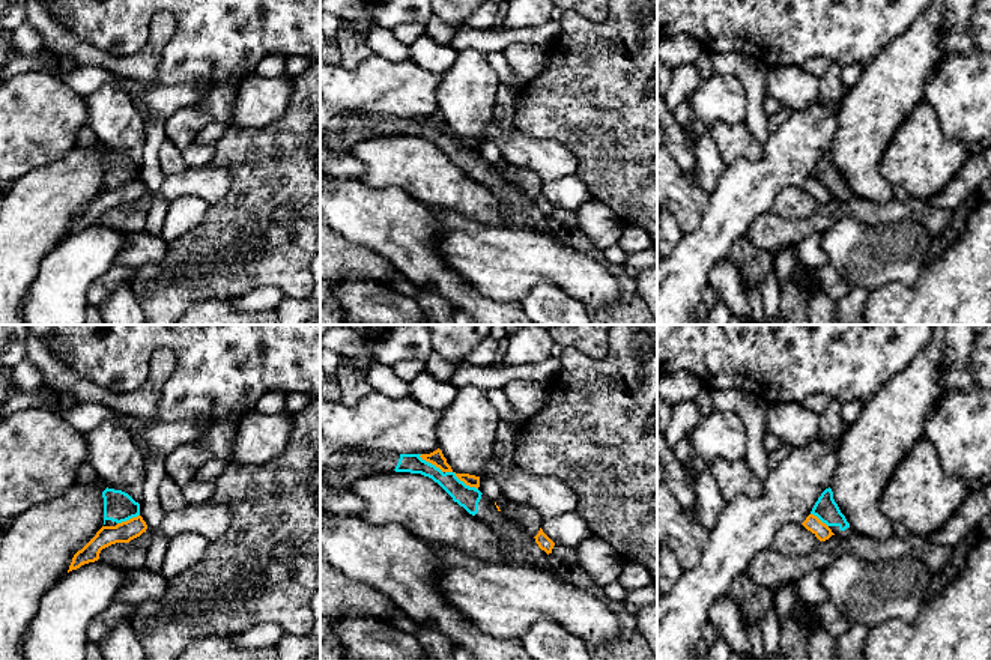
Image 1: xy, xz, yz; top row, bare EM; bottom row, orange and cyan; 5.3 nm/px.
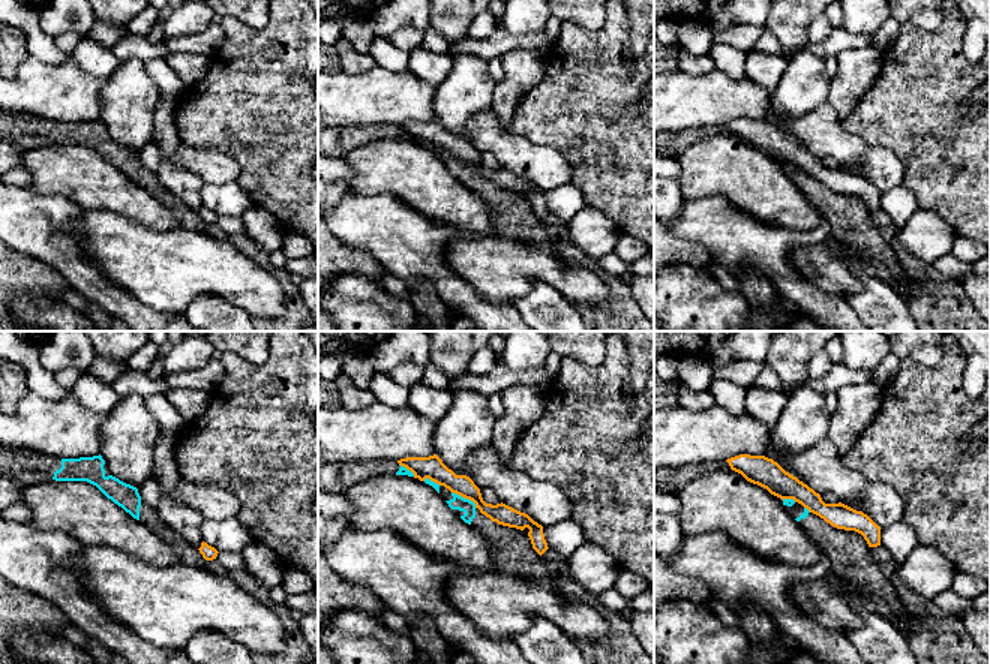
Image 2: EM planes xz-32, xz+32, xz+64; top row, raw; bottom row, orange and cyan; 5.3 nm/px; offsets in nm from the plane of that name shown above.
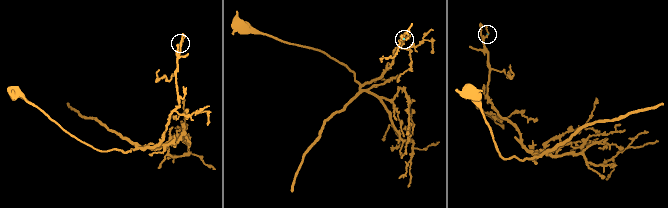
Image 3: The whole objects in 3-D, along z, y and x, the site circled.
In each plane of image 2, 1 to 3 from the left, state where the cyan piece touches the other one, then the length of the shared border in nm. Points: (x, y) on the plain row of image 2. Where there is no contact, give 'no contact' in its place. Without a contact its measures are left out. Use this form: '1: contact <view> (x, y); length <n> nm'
1: no contact
2: contact xz+32 (465, 162); length 160 nm
3: contact xz+64 (789, 162); length 80 nm

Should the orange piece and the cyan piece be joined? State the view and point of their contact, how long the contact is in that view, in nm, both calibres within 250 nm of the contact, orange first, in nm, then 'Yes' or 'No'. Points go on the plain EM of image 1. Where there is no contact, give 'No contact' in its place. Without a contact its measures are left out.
Touches orange at xz (462, 143). Shared border 200 nm. Thickness 60 nm (orange) against 120 nm. No

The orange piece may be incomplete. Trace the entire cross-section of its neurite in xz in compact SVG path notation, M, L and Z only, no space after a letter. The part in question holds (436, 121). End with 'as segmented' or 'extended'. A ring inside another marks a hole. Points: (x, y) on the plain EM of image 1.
M439 111L430 117L421 117L420 120L439 131L442 135L453 135L451 129L447 126L447 122Z | as segmented

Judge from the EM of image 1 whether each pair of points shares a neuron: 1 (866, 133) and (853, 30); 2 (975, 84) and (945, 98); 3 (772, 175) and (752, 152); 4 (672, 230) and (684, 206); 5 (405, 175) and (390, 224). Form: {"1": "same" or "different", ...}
{"1": "different", "2": "same", "3": "different", "4": "different", "5": "different"}

